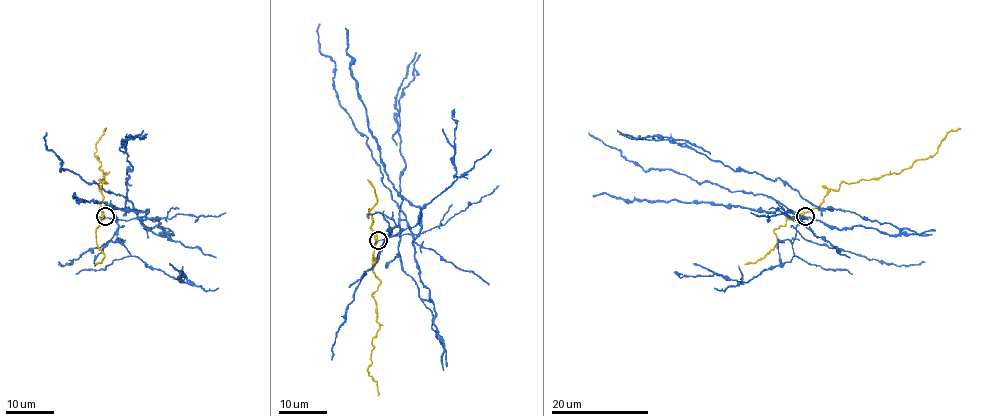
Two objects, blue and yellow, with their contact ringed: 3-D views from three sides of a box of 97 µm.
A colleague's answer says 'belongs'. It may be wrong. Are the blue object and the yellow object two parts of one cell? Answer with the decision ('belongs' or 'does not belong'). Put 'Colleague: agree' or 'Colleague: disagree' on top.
Colleague: disagree
does not belong

